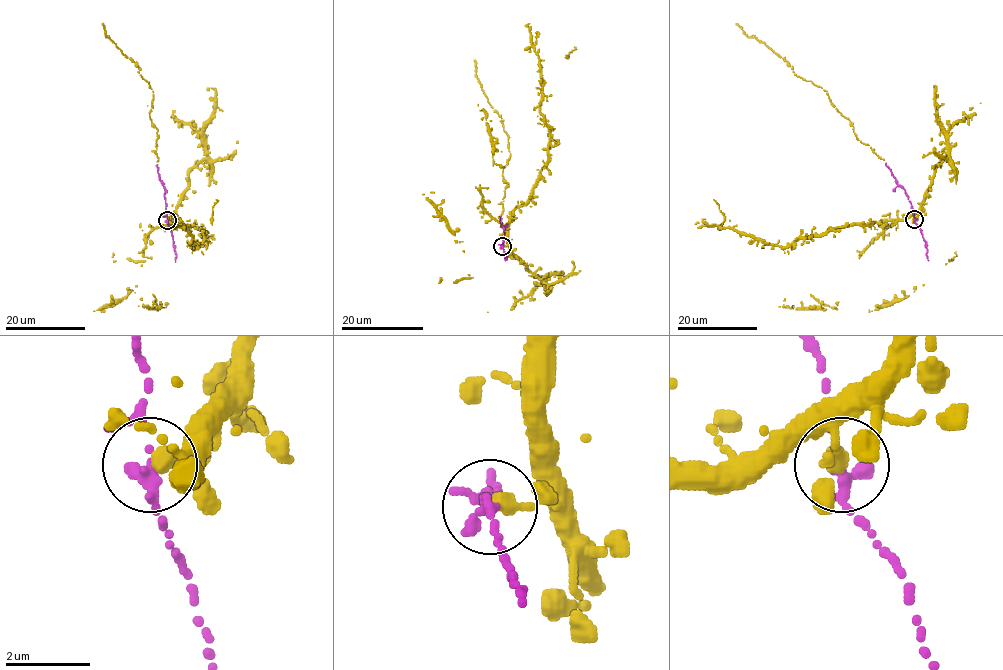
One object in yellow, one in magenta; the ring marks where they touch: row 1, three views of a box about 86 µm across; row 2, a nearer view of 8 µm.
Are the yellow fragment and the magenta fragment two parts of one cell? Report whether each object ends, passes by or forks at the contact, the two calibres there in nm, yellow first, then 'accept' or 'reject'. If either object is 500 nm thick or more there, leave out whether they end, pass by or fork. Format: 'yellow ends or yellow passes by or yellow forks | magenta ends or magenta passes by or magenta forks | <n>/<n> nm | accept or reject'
yellow ends | magenta passes by | 320/280 nm | accept

